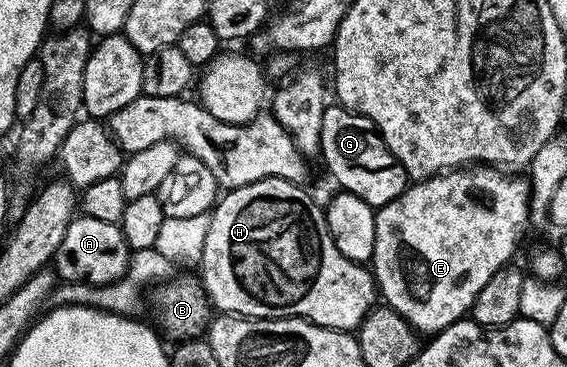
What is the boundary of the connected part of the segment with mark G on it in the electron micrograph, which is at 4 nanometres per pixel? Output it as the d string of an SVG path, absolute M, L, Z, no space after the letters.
M340 105L326 106L319 155L325 158L325 167L333 174L340 190L350 191L374 209L387 205L406 191L407 176L403 165L381 140L381 134L365 115L356 115Z

